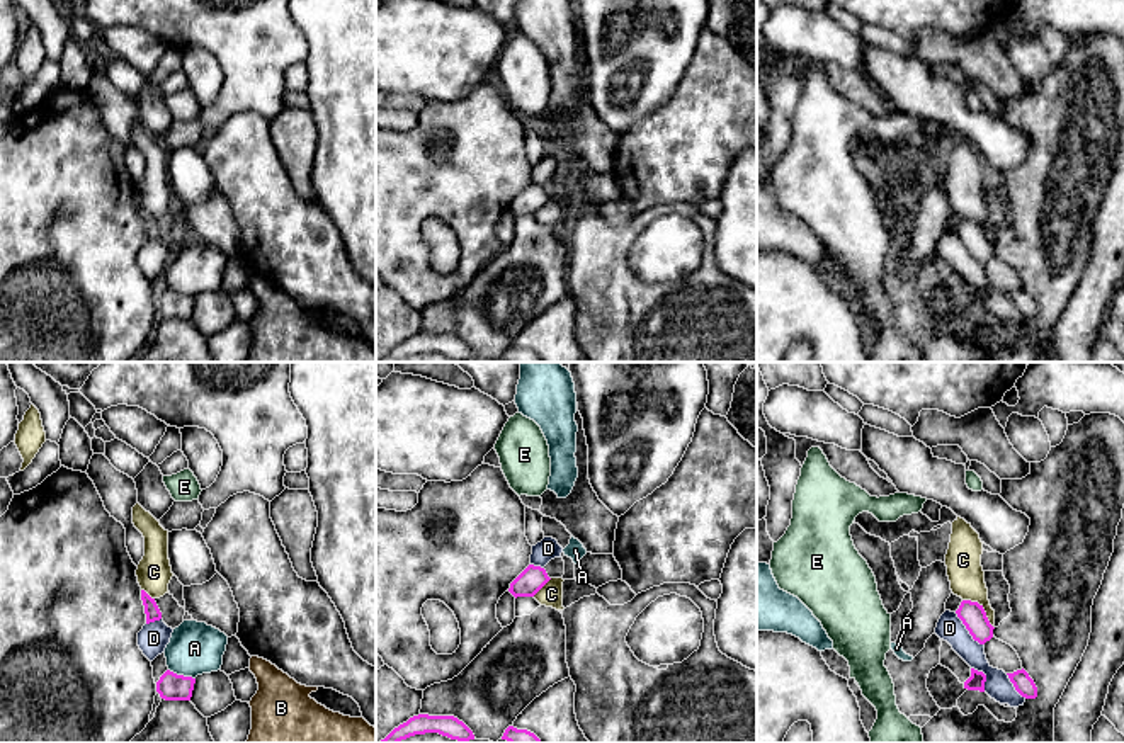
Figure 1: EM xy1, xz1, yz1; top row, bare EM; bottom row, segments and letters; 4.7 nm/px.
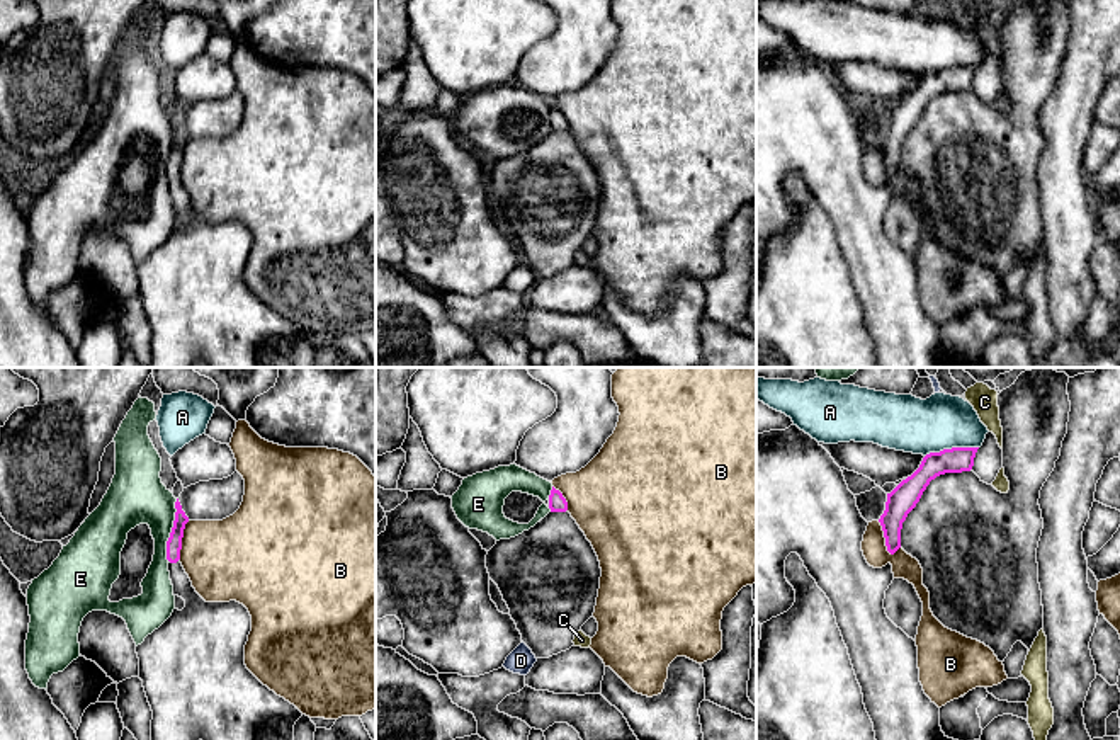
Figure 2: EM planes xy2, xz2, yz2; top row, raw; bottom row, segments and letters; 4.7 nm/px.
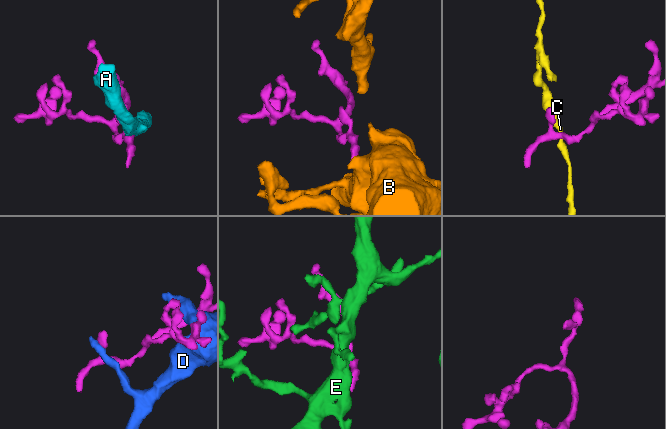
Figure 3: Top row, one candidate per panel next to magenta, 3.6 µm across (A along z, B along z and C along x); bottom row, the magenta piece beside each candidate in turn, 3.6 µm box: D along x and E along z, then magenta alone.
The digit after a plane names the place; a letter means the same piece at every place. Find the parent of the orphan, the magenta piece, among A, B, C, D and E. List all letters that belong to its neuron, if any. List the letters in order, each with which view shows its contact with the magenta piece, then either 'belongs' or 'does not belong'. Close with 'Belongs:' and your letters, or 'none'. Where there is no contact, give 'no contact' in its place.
A: yz2 | does not belong
B: yz2 | does not belong
C: yz1 | does not belong
D: yz1 | does not belong
E: xy2 | does not belong
Belongs: none

